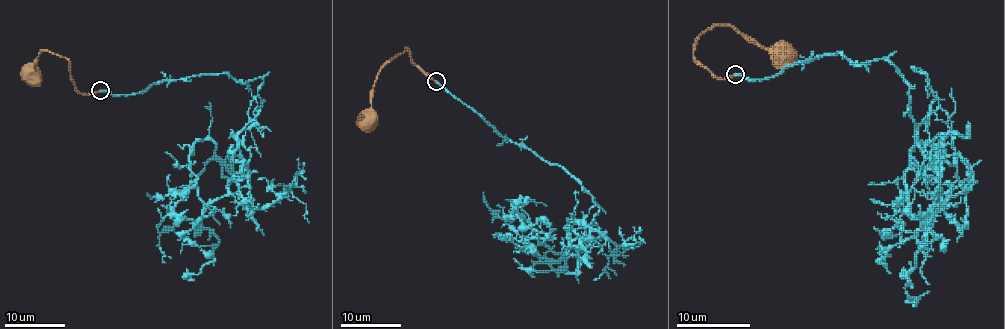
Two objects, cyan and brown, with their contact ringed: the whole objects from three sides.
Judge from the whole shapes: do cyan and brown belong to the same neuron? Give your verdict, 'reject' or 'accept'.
accept

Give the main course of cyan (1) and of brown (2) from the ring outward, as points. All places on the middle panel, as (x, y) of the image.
1: (436, 82), (560, 165), (600, 209), (560, 260), (527, 237), (524, 251), (501, 240)
2: (436, 82), (418, 67), (406, 48), (394, 56), (377, 76), (368, 120)

